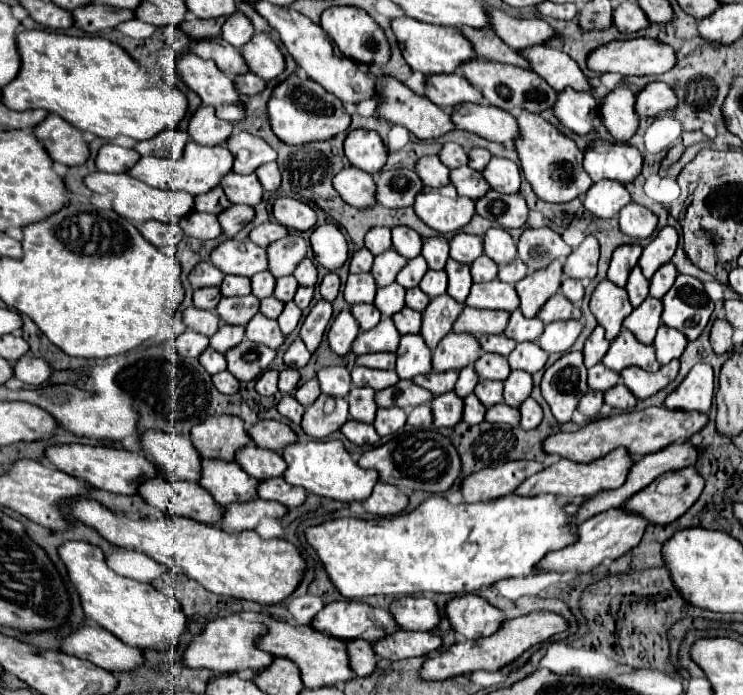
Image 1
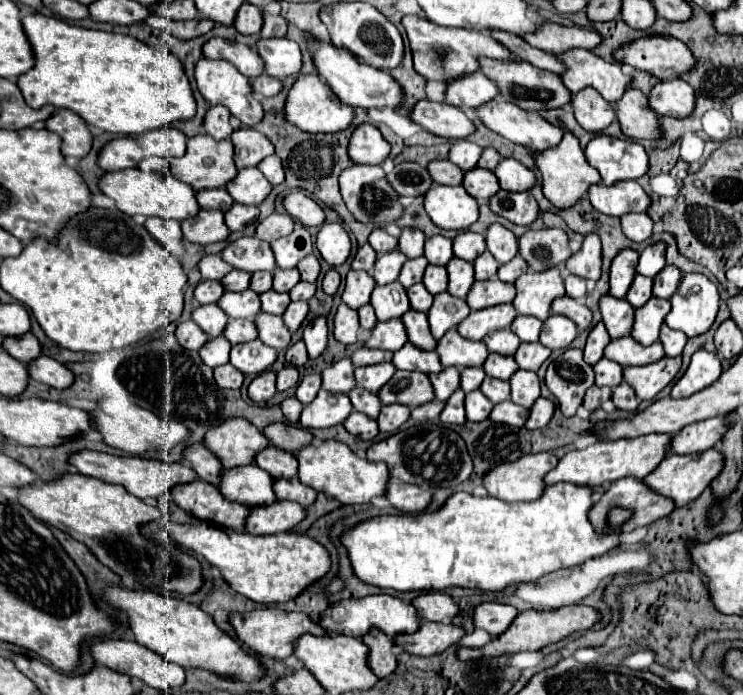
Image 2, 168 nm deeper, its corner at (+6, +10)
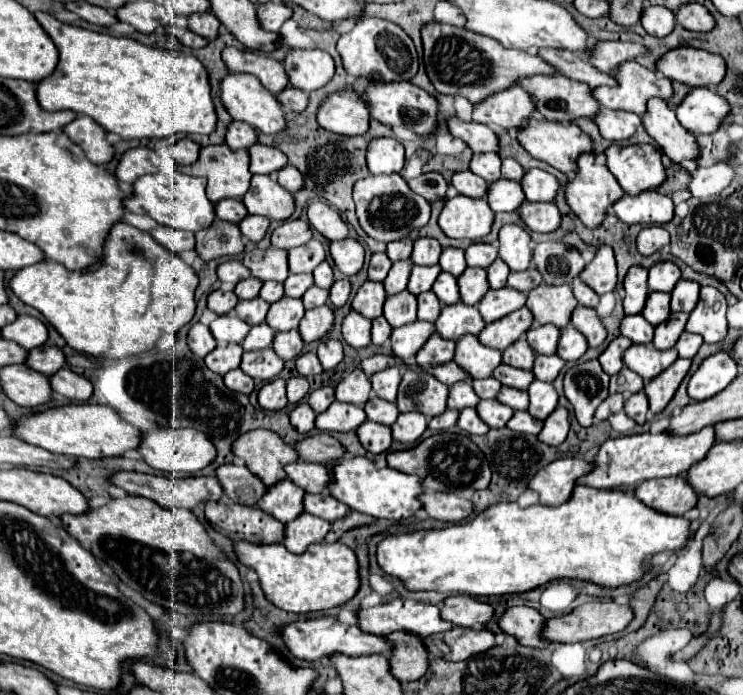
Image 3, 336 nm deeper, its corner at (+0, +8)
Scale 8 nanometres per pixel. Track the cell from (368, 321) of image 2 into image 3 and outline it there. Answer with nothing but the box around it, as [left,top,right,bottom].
[371,317,393,345]

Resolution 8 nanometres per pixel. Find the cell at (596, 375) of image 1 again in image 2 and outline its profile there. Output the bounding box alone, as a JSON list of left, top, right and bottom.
[593,359,623,387]

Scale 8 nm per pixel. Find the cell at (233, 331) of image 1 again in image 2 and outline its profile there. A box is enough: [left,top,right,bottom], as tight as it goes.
[223,319,257,343]

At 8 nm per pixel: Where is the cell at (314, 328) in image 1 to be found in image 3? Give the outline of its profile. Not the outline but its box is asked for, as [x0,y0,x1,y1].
[317,337,343,371]

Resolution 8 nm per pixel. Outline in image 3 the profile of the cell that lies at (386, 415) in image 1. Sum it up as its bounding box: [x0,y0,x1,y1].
[391,411,427,443]

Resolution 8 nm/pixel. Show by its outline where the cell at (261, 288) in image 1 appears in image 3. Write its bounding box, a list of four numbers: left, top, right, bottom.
[259,281,283,303]

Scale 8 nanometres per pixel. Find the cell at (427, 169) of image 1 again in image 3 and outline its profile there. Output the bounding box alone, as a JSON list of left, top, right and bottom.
[451,171,487,197]

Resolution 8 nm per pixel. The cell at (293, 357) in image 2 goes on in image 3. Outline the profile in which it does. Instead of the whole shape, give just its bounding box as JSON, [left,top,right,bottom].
[297,353,323,377]

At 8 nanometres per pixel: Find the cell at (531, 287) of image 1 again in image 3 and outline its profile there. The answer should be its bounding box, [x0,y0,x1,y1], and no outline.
[527,283,577,329]

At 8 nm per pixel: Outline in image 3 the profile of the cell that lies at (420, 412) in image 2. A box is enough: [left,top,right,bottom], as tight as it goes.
[429,409,459,431]

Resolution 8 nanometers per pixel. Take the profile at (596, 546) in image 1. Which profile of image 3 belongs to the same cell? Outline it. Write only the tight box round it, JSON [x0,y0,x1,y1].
[635,475,697,515]

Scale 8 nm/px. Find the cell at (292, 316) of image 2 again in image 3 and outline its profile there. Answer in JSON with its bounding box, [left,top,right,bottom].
[299,305,333,343]

